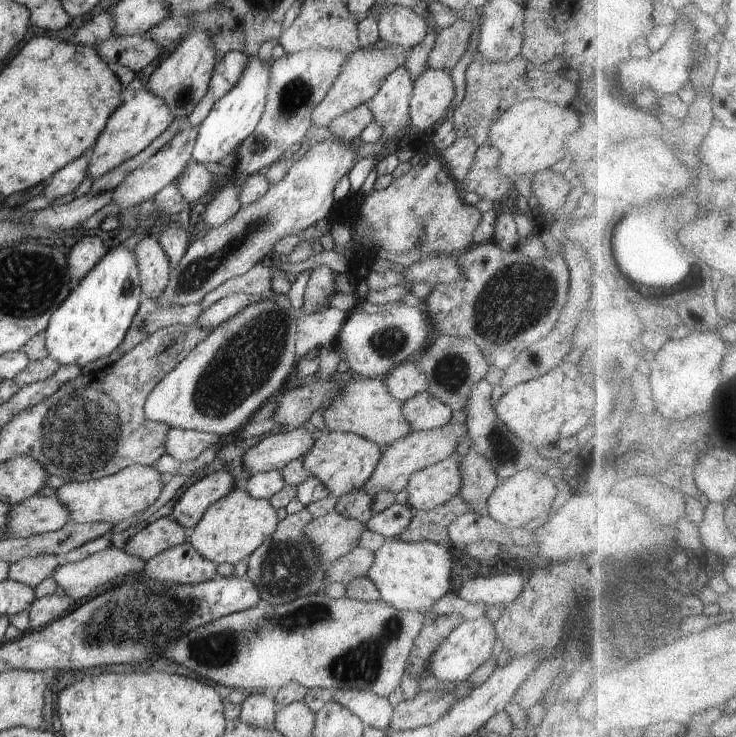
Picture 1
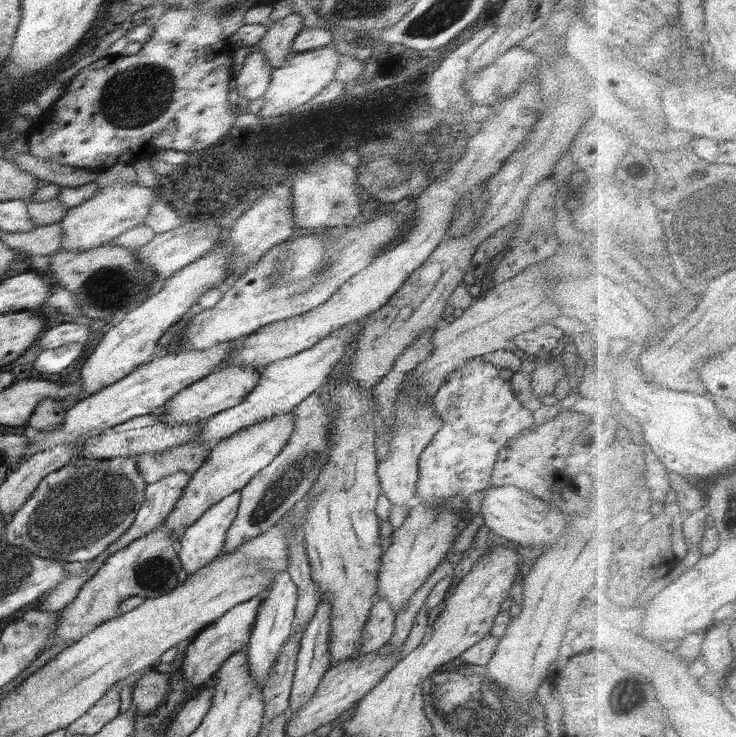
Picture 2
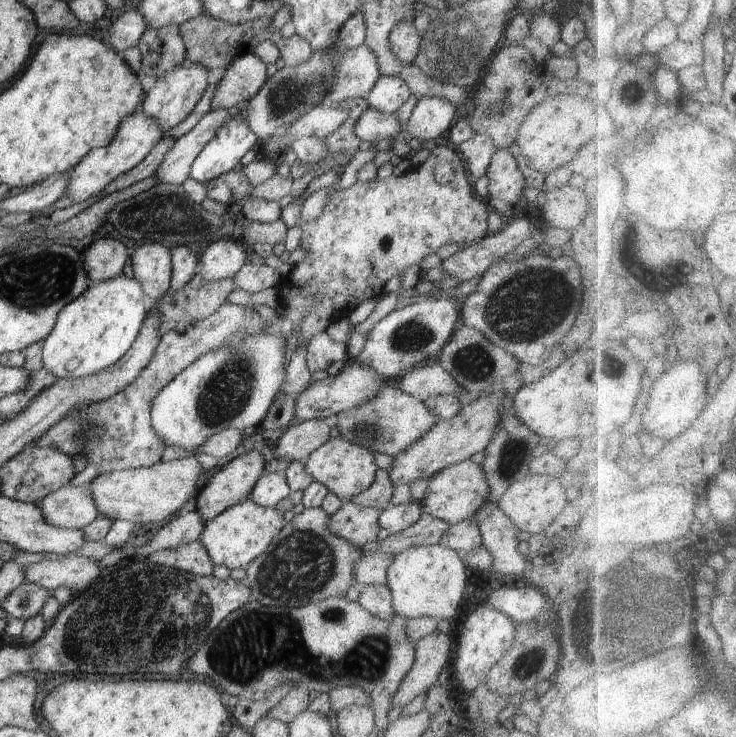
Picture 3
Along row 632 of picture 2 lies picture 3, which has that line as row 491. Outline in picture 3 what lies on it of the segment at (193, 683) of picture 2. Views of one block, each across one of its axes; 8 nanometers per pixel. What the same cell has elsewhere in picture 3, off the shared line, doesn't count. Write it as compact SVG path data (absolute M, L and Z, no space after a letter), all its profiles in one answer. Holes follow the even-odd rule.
M248 450L246 454L234 458L228 462L224 468L220 468L214 474L212 480L208 480L204 487L200 488L198 498L194 500L190 506L194 510L198 510L204 518L204 522L208 523L214 520L222 512L226 512L228 508L242 504L243 501L250 500L250 492L260 477L264 475L264 458L258 450Z

